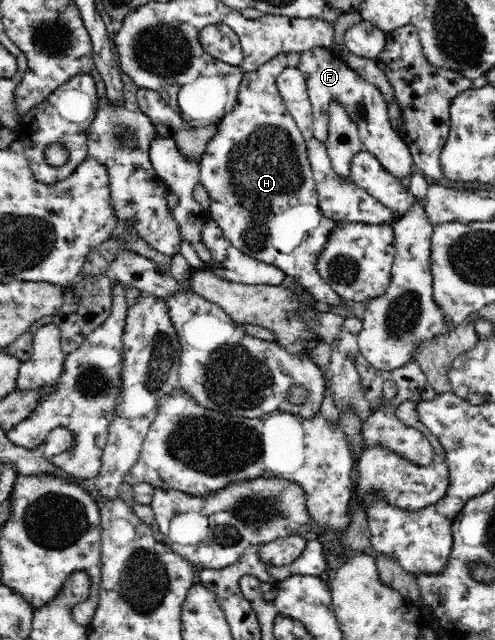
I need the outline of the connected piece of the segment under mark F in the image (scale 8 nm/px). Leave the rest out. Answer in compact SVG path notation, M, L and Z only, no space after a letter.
M314 47L300 53L297 69L302 71L307 84L314 119L313 134L316 139L321 142L327 140L329 136L328 107L332 101L338 101L358 125L364 150L375 155L380 164L399 180L412 174L412 153L399 132L392 127L390 117L388 117L388 103L376 85L364 80L347 65L340 55L335 54L328 47Z

